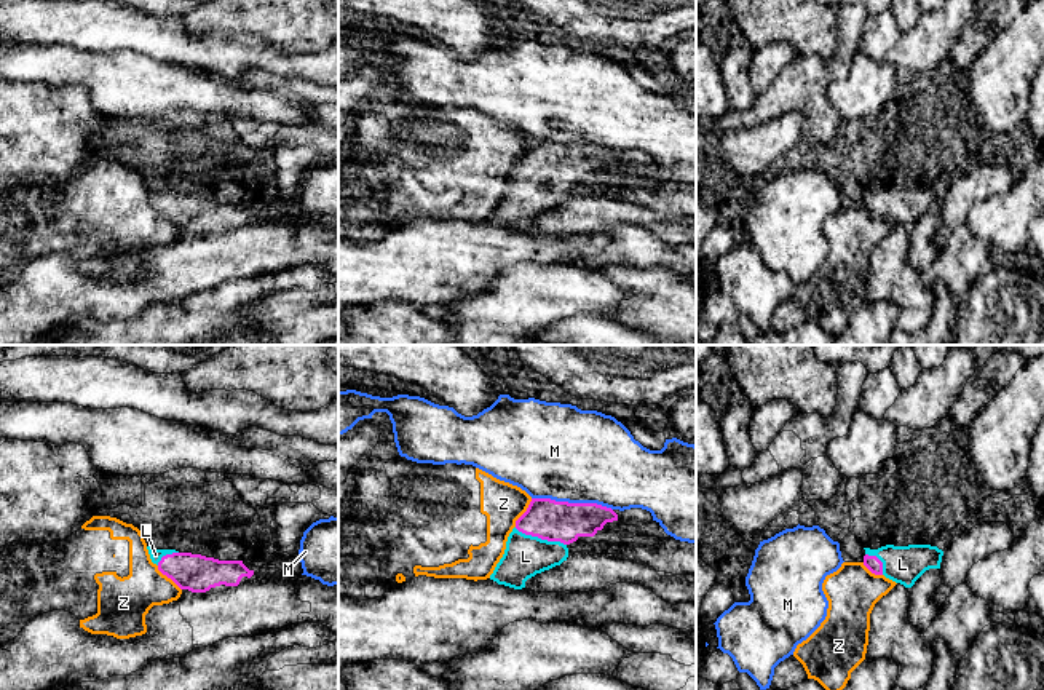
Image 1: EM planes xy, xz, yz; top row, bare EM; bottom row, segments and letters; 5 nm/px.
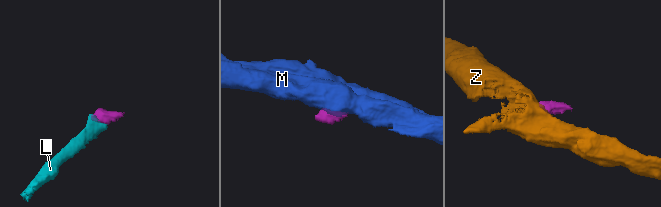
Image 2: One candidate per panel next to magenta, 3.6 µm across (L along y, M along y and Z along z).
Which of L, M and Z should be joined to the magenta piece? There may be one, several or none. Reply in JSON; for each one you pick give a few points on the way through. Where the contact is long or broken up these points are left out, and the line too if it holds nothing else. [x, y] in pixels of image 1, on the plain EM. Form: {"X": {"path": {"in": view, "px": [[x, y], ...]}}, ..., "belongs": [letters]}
{"L": {"path": {"in": "xz", "px": [[548, 162], [548, 168], [540, 179], [525, 198]]}}, "belongs": ["L"]}

